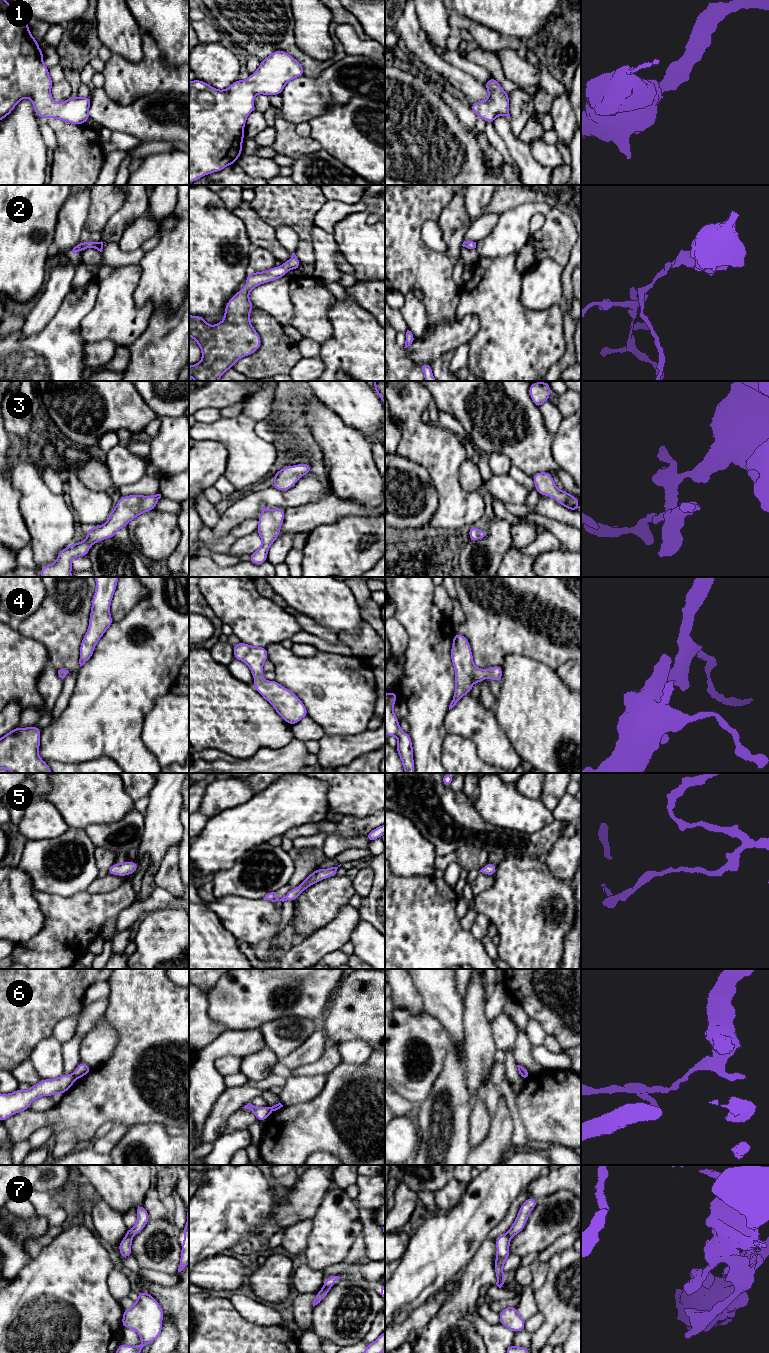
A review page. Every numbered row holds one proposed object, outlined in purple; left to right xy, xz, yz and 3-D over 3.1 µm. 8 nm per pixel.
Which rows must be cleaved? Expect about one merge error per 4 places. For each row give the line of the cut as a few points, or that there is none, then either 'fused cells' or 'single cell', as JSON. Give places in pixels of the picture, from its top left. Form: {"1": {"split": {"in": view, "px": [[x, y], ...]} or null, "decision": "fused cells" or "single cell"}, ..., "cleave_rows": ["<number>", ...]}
{"1": {"split": null, "decision": "single cell"}, "2": {"split": null, "decision": "single cell"}, "3": {"split": null, "decision": "single cell"}, "4": {"split": null, "decision": "single cell"}, "5": {"split": null, "decision": "single cell"}, "6": {"split": {"in": "xy", "px": [[72, 1074], [75, 1079]]}, "decision": "fused cells"}, "7": {"split": {"in": "xz", "px": [[322, 1287], [329, 1288]]}, "decision": "fused cells"}, "cleave_rows": ["6", "7"]}

